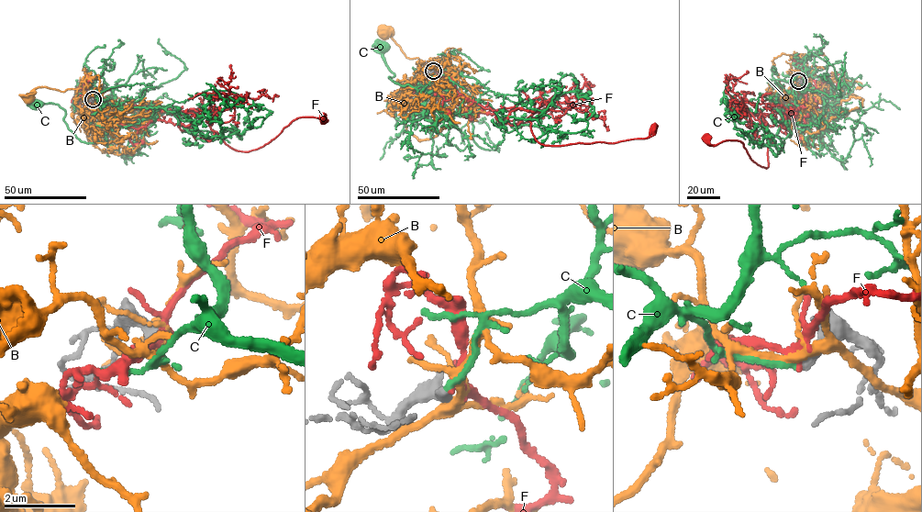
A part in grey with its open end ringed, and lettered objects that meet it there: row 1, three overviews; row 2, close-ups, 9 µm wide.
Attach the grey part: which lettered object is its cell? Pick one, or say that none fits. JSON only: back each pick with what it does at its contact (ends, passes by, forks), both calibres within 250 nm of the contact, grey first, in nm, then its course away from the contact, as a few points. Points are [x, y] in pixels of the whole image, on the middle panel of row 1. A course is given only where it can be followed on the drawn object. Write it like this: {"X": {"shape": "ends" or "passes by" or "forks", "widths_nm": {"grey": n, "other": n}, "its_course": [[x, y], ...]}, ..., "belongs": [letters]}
{"C": {"shape": "ends", "widths_nm": {"grey": 320, "other": 160}, "its_course": [[433, 71], [444, 68], [444, 96], [456, 78], [399, 84], [382, 46]]}, "belongs": ["C"]}

